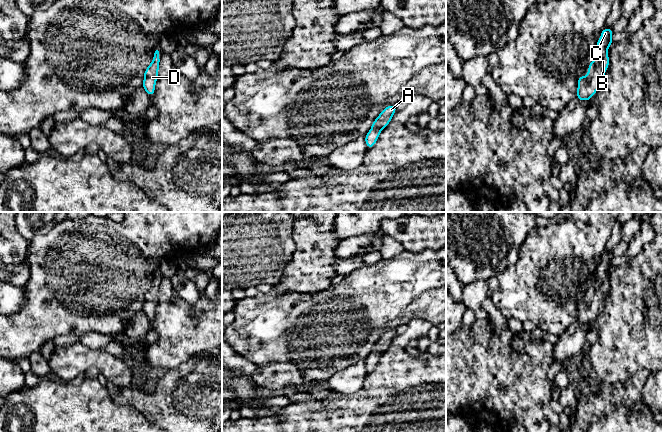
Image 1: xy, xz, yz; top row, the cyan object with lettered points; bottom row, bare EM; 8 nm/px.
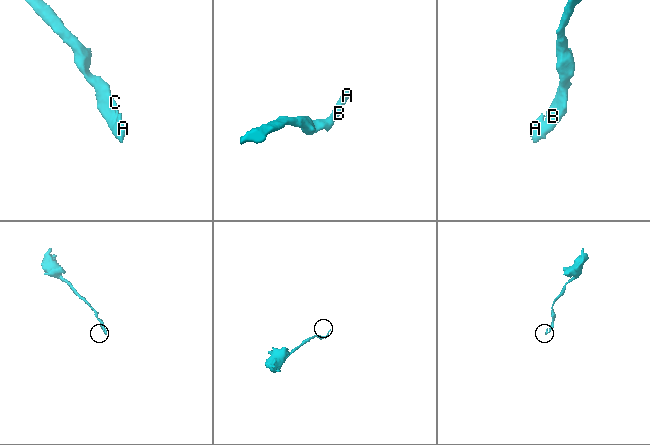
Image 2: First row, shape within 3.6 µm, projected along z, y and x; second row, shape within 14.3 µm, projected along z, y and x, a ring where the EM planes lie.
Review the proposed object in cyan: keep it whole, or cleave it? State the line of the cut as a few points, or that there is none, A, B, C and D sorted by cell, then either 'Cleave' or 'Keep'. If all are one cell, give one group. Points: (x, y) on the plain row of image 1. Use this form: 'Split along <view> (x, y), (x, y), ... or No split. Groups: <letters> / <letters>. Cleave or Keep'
No split. Groups: A B C D. Keep

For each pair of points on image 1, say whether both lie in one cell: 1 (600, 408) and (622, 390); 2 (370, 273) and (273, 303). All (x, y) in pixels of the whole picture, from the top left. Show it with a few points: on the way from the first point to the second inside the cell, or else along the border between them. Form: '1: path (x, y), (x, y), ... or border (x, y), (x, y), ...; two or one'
1: path (605, 403), (617, 393); one
2: path (346, 293), (332, 307), (297, 309); one

